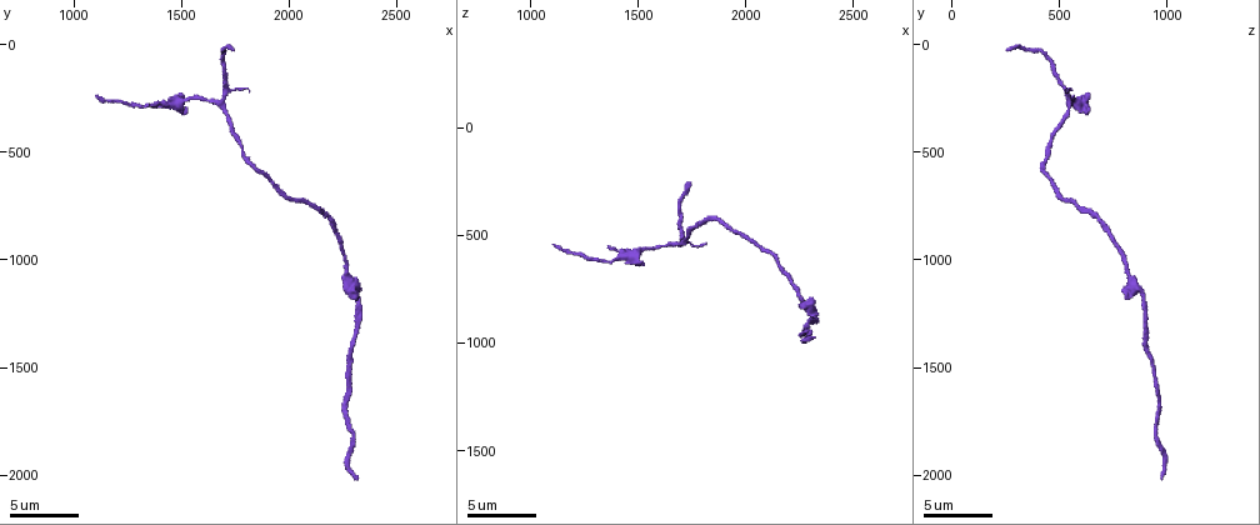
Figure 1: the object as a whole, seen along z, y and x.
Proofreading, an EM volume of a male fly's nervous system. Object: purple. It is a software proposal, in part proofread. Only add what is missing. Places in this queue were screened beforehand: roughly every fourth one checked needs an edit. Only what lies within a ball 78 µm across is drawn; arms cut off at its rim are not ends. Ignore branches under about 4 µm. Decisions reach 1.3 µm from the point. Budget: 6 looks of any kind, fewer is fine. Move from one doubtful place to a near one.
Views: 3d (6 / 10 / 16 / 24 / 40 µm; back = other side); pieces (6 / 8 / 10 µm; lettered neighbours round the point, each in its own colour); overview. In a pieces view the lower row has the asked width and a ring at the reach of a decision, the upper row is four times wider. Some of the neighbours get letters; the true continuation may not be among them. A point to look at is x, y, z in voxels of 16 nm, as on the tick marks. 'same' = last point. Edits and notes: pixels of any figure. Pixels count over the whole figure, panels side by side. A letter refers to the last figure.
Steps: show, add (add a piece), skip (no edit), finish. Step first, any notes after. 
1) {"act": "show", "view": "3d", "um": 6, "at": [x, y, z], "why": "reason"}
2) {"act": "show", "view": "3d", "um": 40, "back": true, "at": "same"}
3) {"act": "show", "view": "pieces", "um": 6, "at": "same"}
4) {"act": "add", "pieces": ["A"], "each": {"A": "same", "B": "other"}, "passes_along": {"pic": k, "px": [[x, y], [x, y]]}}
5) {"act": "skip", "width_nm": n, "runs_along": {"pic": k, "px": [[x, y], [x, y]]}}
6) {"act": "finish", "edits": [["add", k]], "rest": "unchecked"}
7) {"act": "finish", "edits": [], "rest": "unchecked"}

{"act": "show", "view": "pieces", "um": 6, "at": [1110, 250, 550], "why": "an open end"}

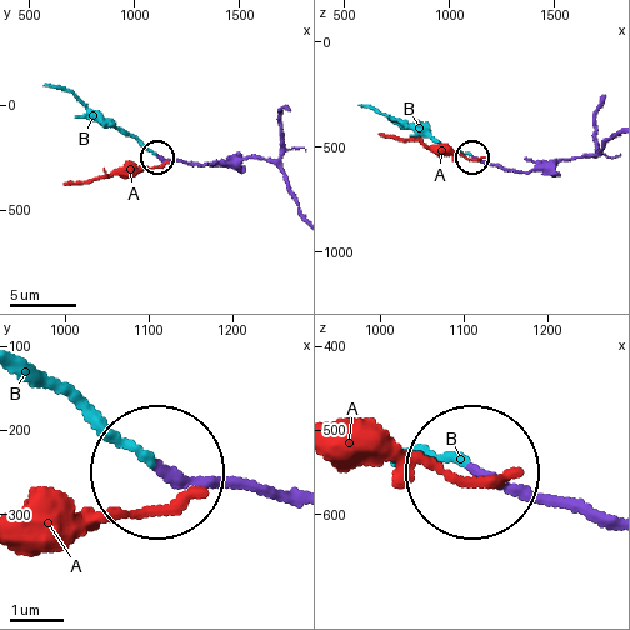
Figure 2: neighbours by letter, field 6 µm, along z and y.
{"act": "add", "pieces": ["B"], "each": {"A": "other", "B": "same"}, "passes_along": {"pic": 2, "px": [[291, 498], [175, 475], [28, 380]]}, "found": "the neuron continues"}

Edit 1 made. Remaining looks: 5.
{"act": "show", "view": "overview"}

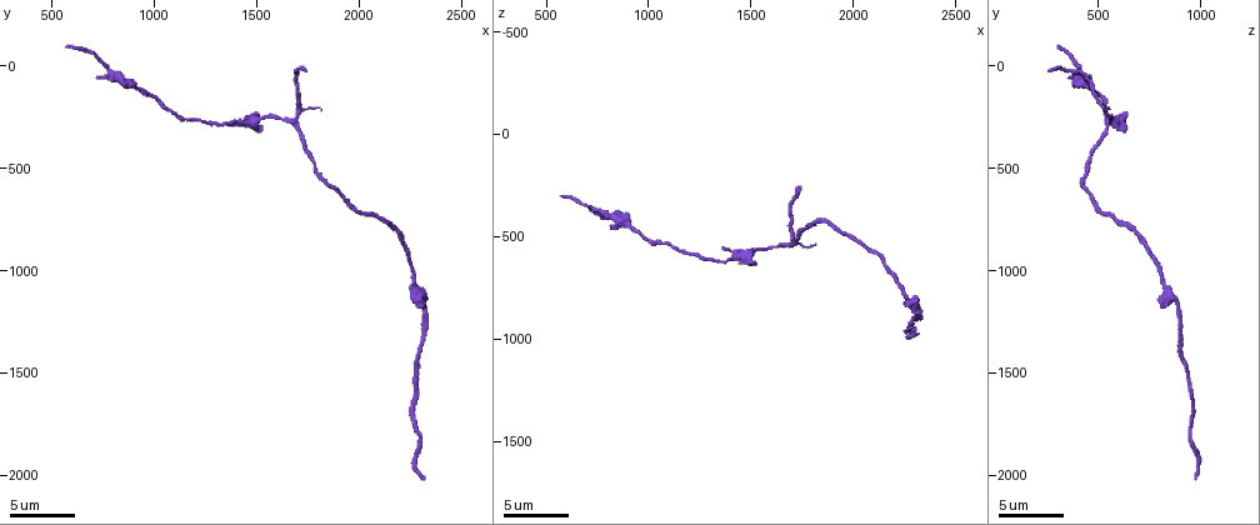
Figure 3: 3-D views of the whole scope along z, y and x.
{"act": "show", "view": "pieces", "um": 10, "at": [1720, 20, 270], "why": "free end"}

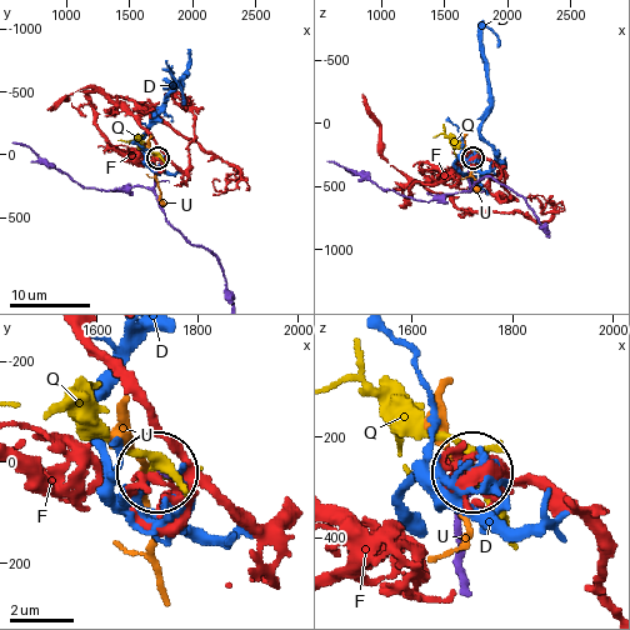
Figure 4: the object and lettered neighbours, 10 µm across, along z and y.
{"act": "skip", "each": {"D": "other", "F": "other", "Q": "other", "U": "other"}, "found": "no lettered piece goes on from it"}

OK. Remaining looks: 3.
{"act": "show", "view": "pieces", "um": 8, "at": [2300, 2000, 970], "why": "end of a long branch"}

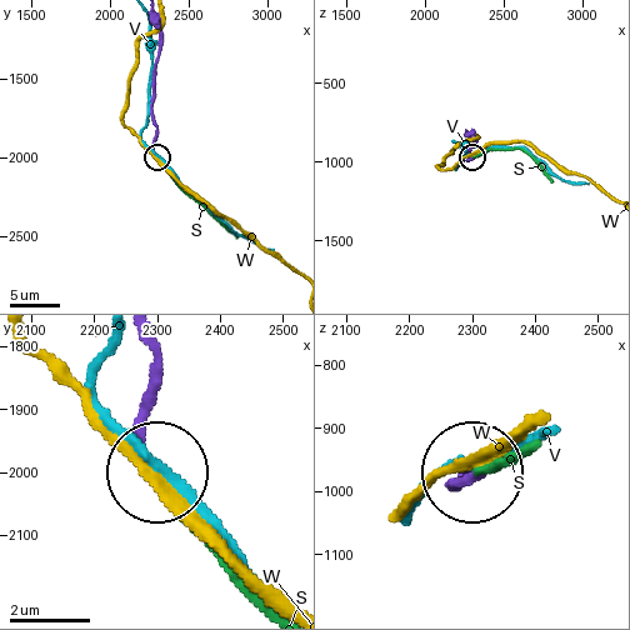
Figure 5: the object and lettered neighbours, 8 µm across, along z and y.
{"act": "add", "pieces": ["S"], "each": {"S": "same", "V": "other", "W": "other"}, "found": "it goes on there"}

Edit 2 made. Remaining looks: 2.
{"act": "finish", "edits": [["add", 2], ["add", 5]], "rest": "unchecked"}

